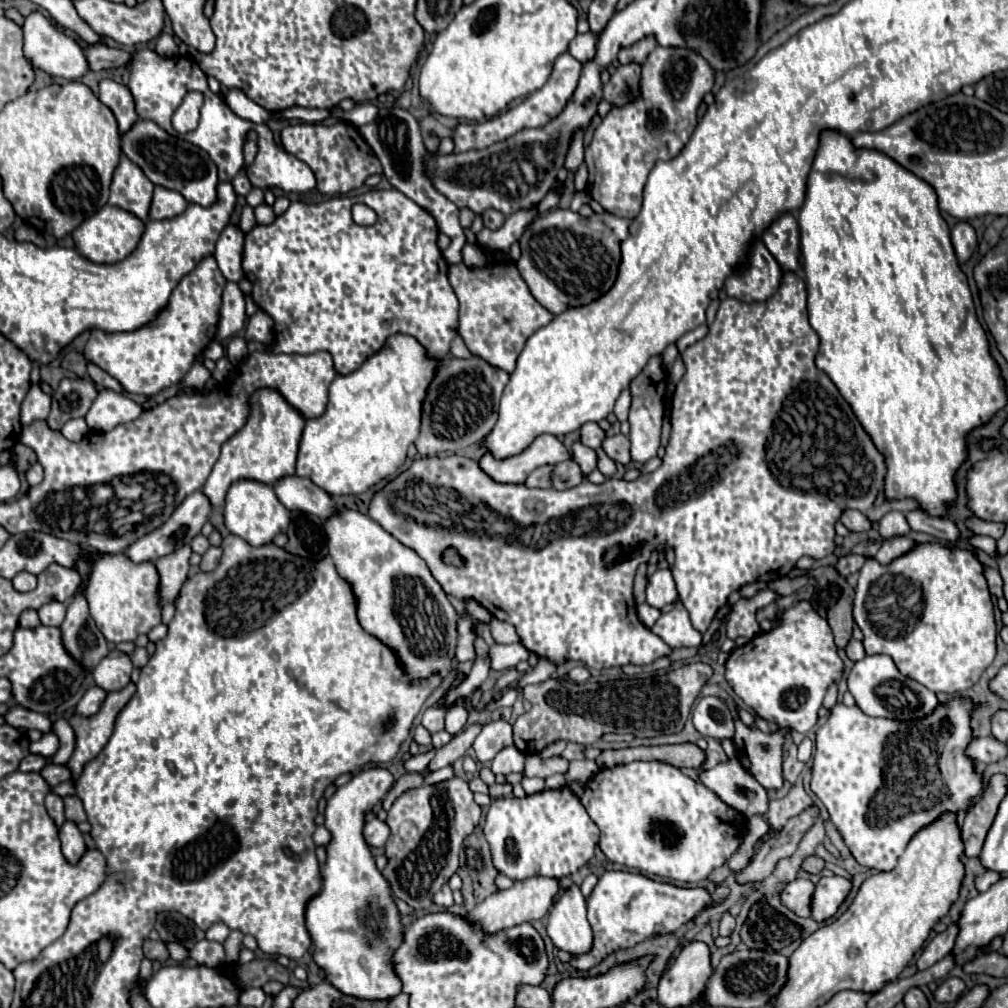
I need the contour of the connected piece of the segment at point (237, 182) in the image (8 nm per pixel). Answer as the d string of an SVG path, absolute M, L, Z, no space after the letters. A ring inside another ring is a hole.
M247 167L239 171L239 173L233 177L231 183L233 183L237 195L247 195L247 193L251 191L251 183L249 183L249 177L247 177Z

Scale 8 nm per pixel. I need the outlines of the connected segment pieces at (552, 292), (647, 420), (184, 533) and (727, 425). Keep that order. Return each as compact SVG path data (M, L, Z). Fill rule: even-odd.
M551 209L543 217L539 217L531 229L523 233L521 241L521 259L517 261L517 269L521 277L527 281L533 297L549 309L553 315L559 315L561 311L569 307L581 307L585 303L593 303L593 299L599 299L609 291L617 279L617 267L621 263L621 241L629 235L631 221L625 217L609 215L609 213L593 213L591 217L581 217L579 213L571 209Z
M655 355L649 359L641 375L629 383L631 391L631 409L629 409L629 441L631 441L631 459L637 463L645 463L651 457L657 455L659 449L659 435L661 435L661 423L665 415L665 393L667 393L667 371L661 367L661 355Z
M195 491L195 493L191 493L191 495L185 497L185 501L177 507L177 511L173 511L173 515L171 515L157 531L151 531L149 535L143 535L141 539L137 539L137 543L131 543L123 553L125 553L133 563L143 563L143 561L155 563L159 557L165 557L165 555L177 551L179 547L189 545L191 539L201 533L201 527L203 527L203 523L207 521L209 513L211 513L211 503L209 503L209 499L207 499L201 491Z
M785 271L783 277L781 277L781 285L779 285L777 293L773 297L769 297L767 301L745 303L745 301L731 299L731 297L721 301L719 311L717 311L717 319L709 327L709 335L683 351L683 361L687 365L687 371L681 377L681 381L677 383L677 389L675 389L675 395L673 395L671 439L669 439L669 445L665 447L665 457L663 457L663 463L657 471L653 471L649 475L641 475L635 481L607 479L601 485L593 485L589 481L583 481L581 485L577 485L573 489L557 491L557 489L529 489L525 485L493 483L493 479L489 479L489 475L485 475L475 461L465 459L465 457L457 457L457 455L445 457L445 459L427 457L427 459L413 461L413 465L407 471L403 471L397 479L393 479L383 491L379 491L373 497L371 507L369 507L369 517L373 521L377 521L397 541L411 547L421 559L425 559L433 577L441 583L441 587L445 589L447 595L453 595L457 599L465 599L465 597L475 599L487 611L491 611L493 617L509 621L517 629L521 645L527 651L547 659L549 663L563 665L567 661L579 661L579 663L593 667L593 669L609 669L609 667L625 667L625 665L649 665L655 659L669 655L667 643L661 637L651 635L651 631L645 625L641 625L641 621L637 619L635 601L633 601L635 569L639 567L639 563L649 559L653 547L663 547L663 549L673 547L675 549L679 597L681 597L683 605L689 609L691 621L697 627L697 631L705 633L709 629L715 613L727 603L727 599L733 591L741 589L747 583L755 583L755 581L769 583L769 581L773 581L773 573L775 573L775 579L785 577L795 567L795 563L801 559L801 555L807 555L815 561L831 555L835 551L835 543L833 543L835 523L839 521L841 513L845 509L867 511L869 507L873 507L877 493L881 491L883 481L885 481L885 459L875 449L869 435L863 431L863 427L857 421L855 413L851 411L849 403L841 397L841 393L837 391L837 387L829 379L829 375L815 367L817 349L819 349L819 337L817 337L817 333L813 331L813 327L809 325L809 319L807 319L807 287L805 287L805 281L799 275L795 275L793 271ZM613 545L621 545L627 553L631 553L631 557L625 557L621 563L607 569L607 565L603 561L603 553ZM447 547L455 547L459 551L459 555L467 561L465 567L457 569L457 567L445 565L441 561L441 551L447 549Z

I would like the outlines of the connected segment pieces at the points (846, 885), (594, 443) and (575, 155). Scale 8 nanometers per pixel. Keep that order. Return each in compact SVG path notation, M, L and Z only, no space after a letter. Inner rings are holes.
M823 877L817 883L813 903L811 903L811 917L815 921L825 921L833 917L839 905L851 891L851 881L845 877Z
M585 423L581 427L581 443L591 449L599 449L601 441L605 439L605 431L597 423Z
M577 133L573 137L571 147L569 147L569 153L567 153L567 159L565 159L565 169L573 173L573 171L577 171L581 161L583 161L583 133Z

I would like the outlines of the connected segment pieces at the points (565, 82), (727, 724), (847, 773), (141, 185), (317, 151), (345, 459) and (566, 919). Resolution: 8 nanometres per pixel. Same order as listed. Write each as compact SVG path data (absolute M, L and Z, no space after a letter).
M563 53L553 65L553 73L551 73L549 81L541 89L531 93L525 101L521 101L519 105L511 107L509 111L497 115L495 119L475 123L475 125L473 123L471 125L465 125L465 123L459 125L455 129L455 135L453 135L455 153L463 153L463 151L469 151L469 149L483 149L483 147L487 147L491 143L497 143L497 141L503 141L503 139L507 139L507 137L511 137L517 131L527 129L527 127L543 127L547 121L551 121L553 117L557 117L563 111L565 103L571 99L571 95L573 95L573 91L577 87L579 73L581 73L581 63L573 55Z
M703 697L693 707L693 725L703 737L733 737L733 713L719 697Z
M838 697L837 701L823 703L823 706L830 713L815 737L817 751L811 769L811 791L827 807L831 823L841 833L857 863L877 871L895 869L897 859L917 831L931 825L945 811L965 811L969 803L983 793L983 775L977 773L975 759L967 755L967 745L973 741L971 711L975 709L975 703L969 697L953 697L939 703L933 715L909 721L869 717L857 705L845 707Z
M121 157L121 163L113 175L109 205L117 205L141 221L149 219L149 207L153 199L155 185L145 177L141 167L137 167L131 159Z
M297 123L287 125L281 131L283 147L305 161L317 177L317 189L327 195L349 193L351 189L359 189L369 175L381 173L381 163L373 155L371 147L365 143L361 133L349 123L321 125L321 123Z
M393 335L385 347L367 359L357 371L349 375L337 375L329 387L327 411L321 417L309 419L305 423L295 475L309 477L329 495L359 495L377 485L381 479L393 475L405 463L407 447L419 435L421 403L435 369L437 361L427 357L427 351L417 343L417 339L411 335Z
M577 885L565 889L553 903L547 919L547 935L557 949L571 955L587 953L591 949L591 925L587 921L585 897Z

